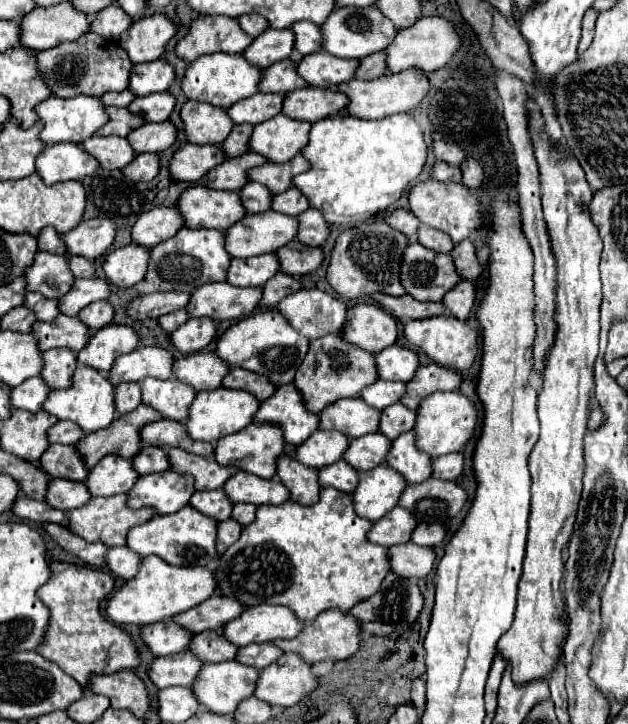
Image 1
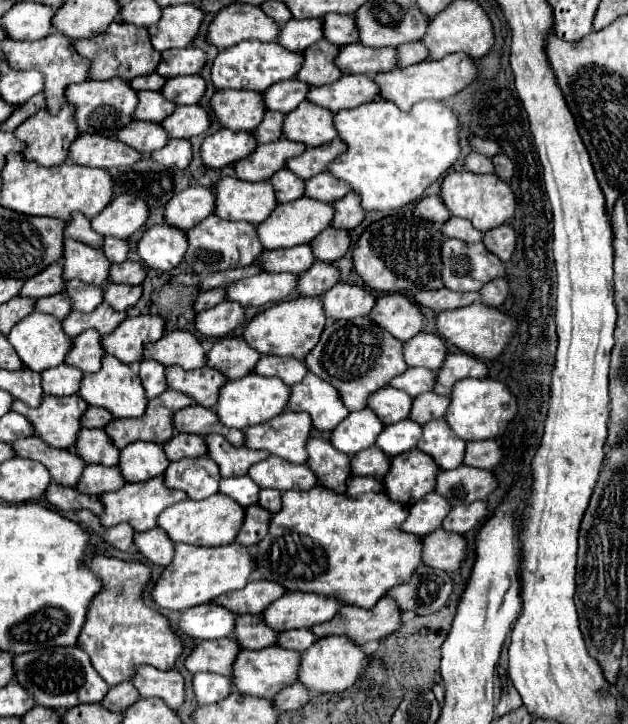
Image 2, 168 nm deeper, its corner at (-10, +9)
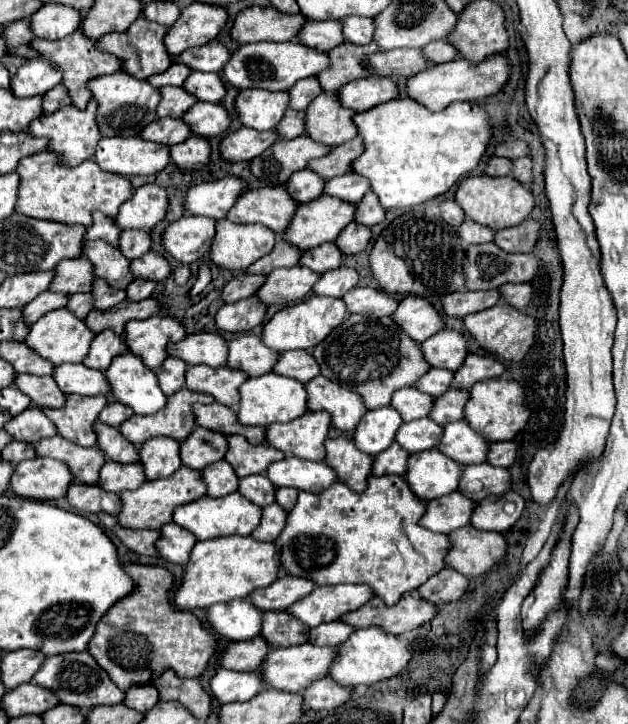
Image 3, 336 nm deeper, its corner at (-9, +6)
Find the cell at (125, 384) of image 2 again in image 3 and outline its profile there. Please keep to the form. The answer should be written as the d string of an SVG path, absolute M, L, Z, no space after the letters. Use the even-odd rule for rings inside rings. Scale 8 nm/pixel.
M133 353L117 355L105 371L109 399L129 407L137 415L157 413L165 405L165 395L157 387L157 377Z

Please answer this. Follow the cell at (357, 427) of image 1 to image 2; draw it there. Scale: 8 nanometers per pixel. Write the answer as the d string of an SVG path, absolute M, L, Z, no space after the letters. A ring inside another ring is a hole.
M388 386L388 388L382 388L380 392L374 392L368 398L368 408L372 408L384 420L384 424L394 424L408 418L412 400L414 398L408 396L406 392Z

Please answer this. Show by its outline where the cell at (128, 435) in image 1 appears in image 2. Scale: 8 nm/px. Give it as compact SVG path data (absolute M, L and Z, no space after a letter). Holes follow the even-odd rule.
M168 388L166 392L162 392L162 396L148 402L144 416L126 418L126 420L114 418L106 426L106 432L118 448L124 448L126 444L138 442L138 440L164 444L174 434L172 416L178 410L192 406L192 404L194 404L194 400L190 400L190 396L186 396L182 392L174 392L172 388Z

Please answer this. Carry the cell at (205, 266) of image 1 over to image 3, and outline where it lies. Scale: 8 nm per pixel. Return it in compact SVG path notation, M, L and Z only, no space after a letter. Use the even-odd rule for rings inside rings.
M229 219L215 223L209 259L229 271L241 271L265 257L275 245L275 233L261 225L237 225Z

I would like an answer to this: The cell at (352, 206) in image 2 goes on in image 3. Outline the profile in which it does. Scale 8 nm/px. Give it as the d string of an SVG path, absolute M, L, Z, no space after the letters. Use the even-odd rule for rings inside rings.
M369 191L363 195L363 199L355 205L355 223L361 223L365 227L373 227L385 219L385 209L377 203L377 197Z

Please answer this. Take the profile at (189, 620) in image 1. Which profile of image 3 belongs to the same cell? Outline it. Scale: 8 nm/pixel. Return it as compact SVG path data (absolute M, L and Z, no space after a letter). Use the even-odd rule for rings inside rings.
M285 575L267 587L255 589L249 595L249 601L253 601L253 605L261 611L277 611L287 609L297 599L309 595L309 591L313 591L313 583L309 583L307 579Z

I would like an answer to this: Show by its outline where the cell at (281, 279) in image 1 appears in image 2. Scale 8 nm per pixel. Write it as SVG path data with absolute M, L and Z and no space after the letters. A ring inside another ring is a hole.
M316 262L310 270L300 274L298 290L302 296L322 296L340 282L340 270L328 262Z

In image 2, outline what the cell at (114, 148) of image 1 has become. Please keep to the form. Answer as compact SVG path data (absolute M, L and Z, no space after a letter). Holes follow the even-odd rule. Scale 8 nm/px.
M134 120L132 124L128 124L126 128L122 128L116 138L132 148L136 148L138 152L142 152L144 156L150 156L154 150L160 150L168 144L168 134L162 128L162 124L158 122L144 122L144 120Z

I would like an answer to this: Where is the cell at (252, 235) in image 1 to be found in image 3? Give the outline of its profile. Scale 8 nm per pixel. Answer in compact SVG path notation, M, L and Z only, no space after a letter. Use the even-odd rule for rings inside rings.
M321 195L297 207L289 227L279 235L293 247L307 251L321 243L335 241L341 229L353 221L355 205L337 197Z

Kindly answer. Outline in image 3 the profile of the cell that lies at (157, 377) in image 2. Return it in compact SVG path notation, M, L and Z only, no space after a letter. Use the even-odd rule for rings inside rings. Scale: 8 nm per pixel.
M167 357L161 367L155 371L157 379L159 379L159 387L165 395L173 395L175 391L179 391L183 387L185 381L185 363L181 363L181 359L175 357Z

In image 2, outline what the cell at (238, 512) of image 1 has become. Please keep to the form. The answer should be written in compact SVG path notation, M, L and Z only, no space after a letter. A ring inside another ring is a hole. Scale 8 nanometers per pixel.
M260 490L260 500L258 500L260 506L264 506L266 510L270 510L272 514L278 512L278 508L282 508L282 492L278 490Z

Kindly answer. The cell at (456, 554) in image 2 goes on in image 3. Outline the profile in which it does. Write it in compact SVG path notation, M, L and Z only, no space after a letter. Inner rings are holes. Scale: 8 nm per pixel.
M469 525L451 531L447 537L451 547L445 555L445 565L465 577L487 573L505 555L507 547L501 533L479 531Z

